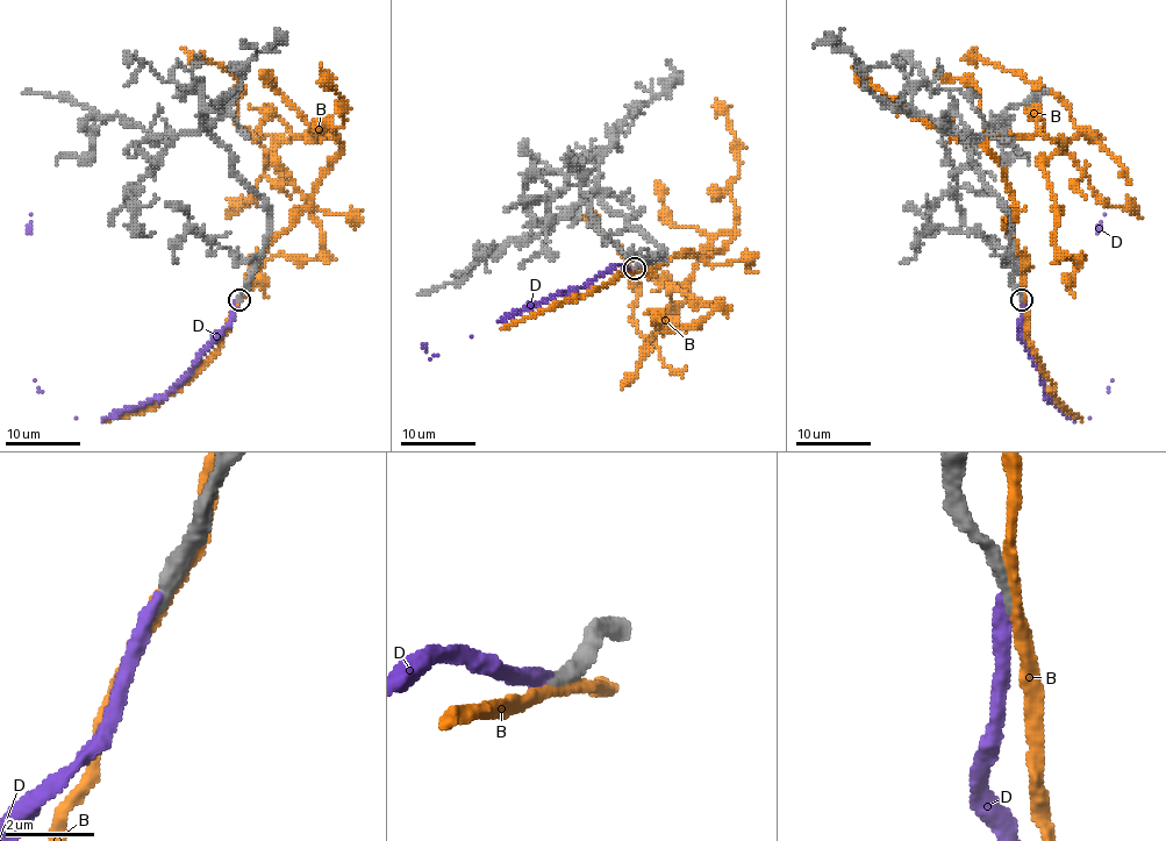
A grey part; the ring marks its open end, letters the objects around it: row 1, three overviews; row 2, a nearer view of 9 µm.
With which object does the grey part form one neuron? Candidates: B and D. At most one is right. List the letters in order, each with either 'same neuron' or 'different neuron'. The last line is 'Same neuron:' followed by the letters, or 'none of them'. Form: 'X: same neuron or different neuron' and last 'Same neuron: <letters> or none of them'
B: different neuron
D: same neuron
Same neuron: D

